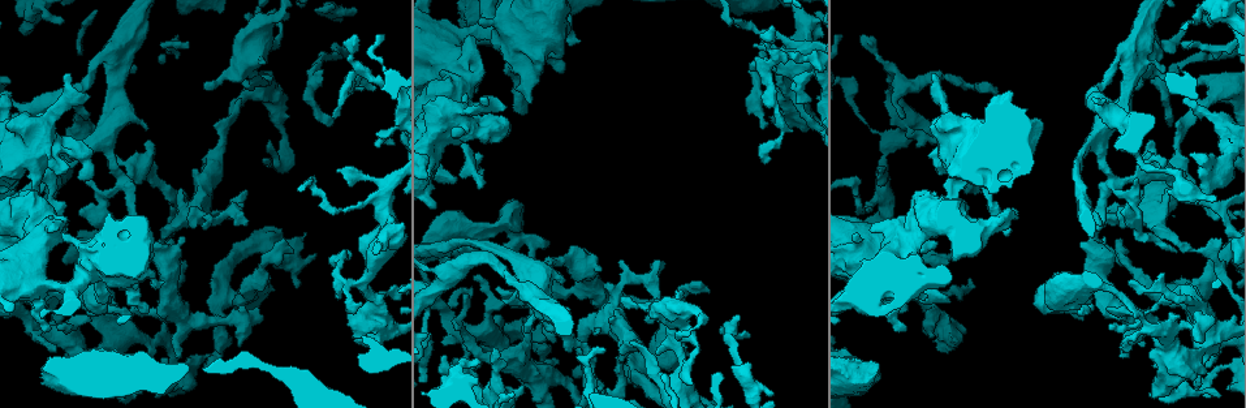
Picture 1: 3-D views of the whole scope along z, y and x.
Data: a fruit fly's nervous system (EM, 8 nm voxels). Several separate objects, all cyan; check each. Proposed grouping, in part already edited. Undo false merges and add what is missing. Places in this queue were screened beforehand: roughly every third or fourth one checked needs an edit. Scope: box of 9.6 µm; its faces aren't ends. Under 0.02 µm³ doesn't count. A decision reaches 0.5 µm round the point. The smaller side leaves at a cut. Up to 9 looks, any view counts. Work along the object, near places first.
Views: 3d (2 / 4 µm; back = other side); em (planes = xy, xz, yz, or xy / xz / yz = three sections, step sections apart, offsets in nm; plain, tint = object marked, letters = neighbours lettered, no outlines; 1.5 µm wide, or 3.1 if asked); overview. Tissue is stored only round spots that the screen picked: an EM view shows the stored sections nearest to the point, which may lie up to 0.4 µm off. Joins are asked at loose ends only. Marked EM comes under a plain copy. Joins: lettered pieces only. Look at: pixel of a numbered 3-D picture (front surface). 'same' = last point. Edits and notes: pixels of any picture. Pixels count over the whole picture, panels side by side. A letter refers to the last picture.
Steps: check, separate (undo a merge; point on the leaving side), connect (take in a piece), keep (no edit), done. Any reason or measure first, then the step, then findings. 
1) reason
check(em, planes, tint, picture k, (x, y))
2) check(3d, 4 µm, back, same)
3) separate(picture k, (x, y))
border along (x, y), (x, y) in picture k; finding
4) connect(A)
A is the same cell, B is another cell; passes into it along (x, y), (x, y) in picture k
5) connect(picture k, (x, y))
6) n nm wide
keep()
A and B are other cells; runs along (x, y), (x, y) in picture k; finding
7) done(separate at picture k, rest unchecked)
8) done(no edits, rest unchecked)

free end
check(3d, 4 µm, picture 1, (770, 161))

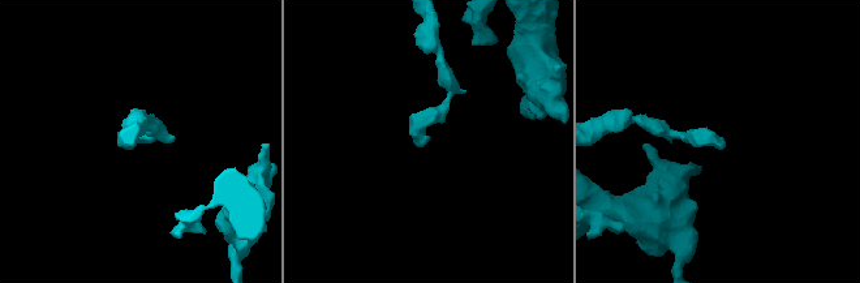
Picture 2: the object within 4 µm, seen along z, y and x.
check(em, planes, letters, picture 2, (131, 148))

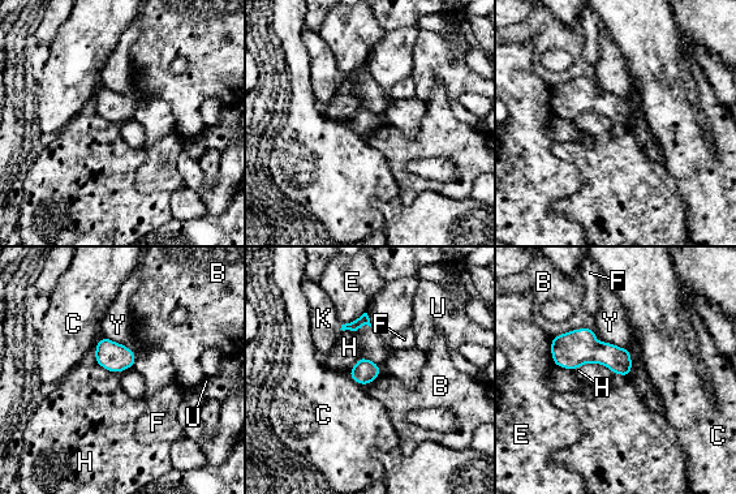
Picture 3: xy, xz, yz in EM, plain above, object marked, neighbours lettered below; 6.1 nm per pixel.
keep()
B, C, E, F, H, K, U and Y are other cells; border along (370, 326), (340, 330) in picture 3; none of them fits

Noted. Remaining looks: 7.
free end
check(em, xy, step 8, letters, picture 1, (358, 37))

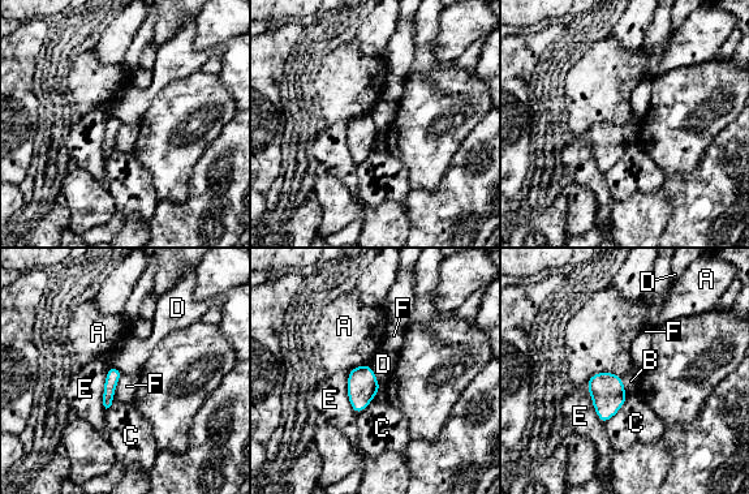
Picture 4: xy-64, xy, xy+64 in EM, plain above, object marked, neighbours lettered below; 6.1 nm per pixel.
keep()
A, B, C, D, E and F are other cells; border along (369, 365), (381, 386) in picture 4; none of them fits

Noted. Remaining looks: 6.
sharp bend
check(em, planes, letters, picture 1, (731, 20))

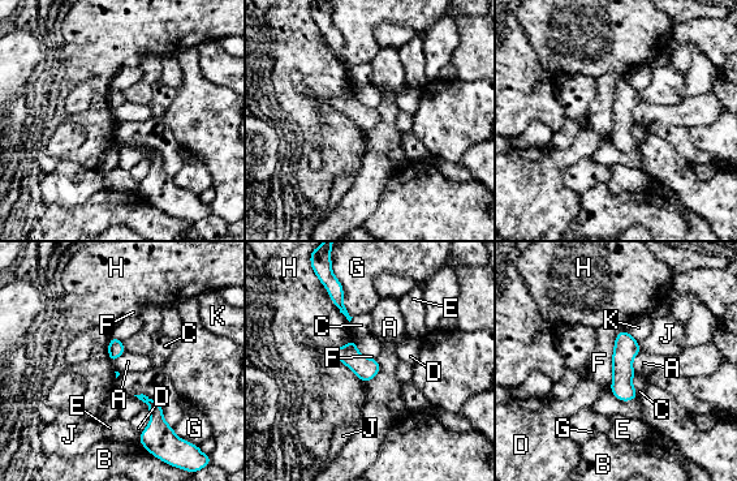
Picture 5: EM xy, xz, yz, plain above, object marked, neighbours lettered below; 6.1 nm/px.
keep()
A, B, C, D, E, F, G, H, J and K are other cells; runs along (624, 334), (624, 390), (628, 398) in picture 5; continuous, no second cell

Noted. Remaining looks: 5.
thick end
check(3d, 4 µm, picture 1, (482, 20))

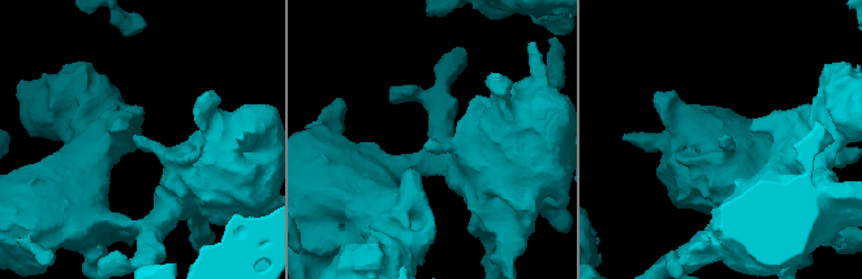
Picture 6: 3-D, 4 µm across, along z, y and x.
now the EM
check(em, planes, tint, picture 6, (429, 146))

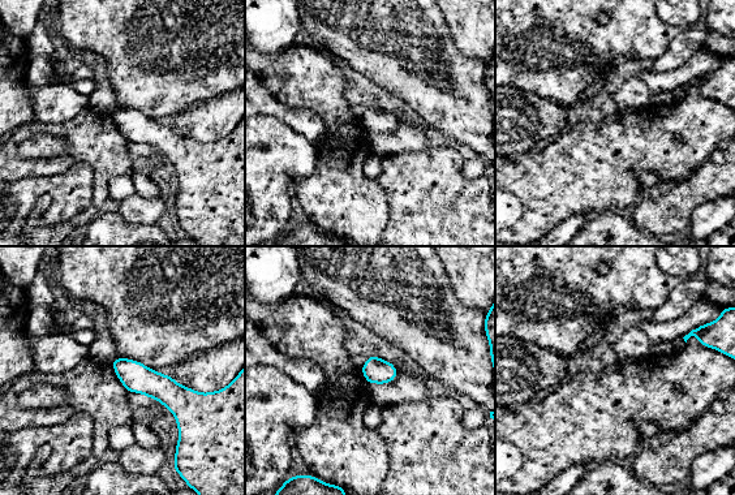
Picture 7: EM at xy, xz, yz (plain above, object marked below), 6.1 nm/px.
what lies round it
check(em, planes, letters, same)

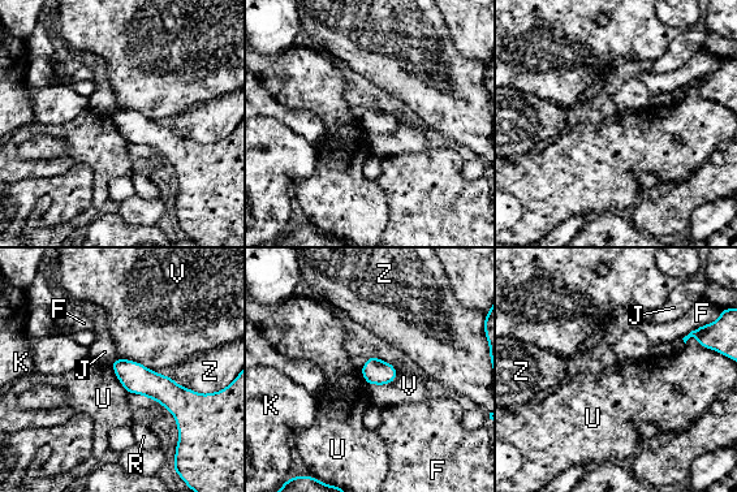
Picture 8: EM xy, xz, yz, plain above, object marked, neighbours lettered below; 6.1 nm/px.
keep()
F, J, K, R, U, V and Z are other cells; border along (110, 363), (117, 380), (128, 392) in picture 8; no lettered piece goes on from it

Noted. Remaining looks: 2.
done(no edits, rest unchecked)

